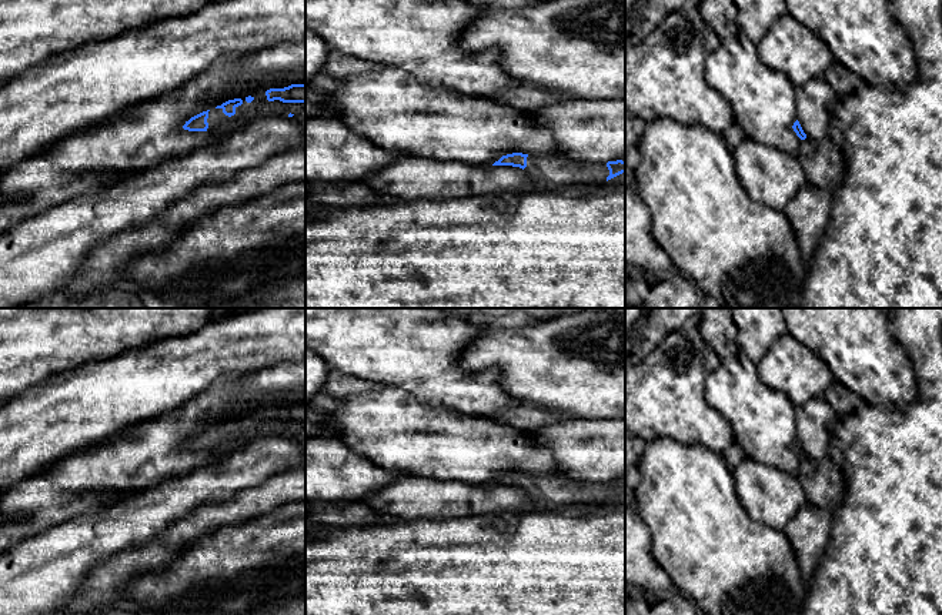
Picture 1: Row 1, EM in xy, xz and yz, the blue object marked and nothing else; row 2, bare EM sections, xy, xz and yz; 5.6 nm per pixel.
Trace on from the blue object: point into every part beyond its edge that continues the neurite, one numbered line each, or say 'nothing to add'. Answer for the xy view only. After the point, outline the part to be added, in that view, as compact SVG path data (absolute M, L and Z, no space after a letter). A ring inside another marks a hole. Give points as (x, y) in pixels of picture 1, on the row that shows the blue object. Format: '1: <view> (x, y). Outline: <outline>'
1: xy (247, 113). Outline: M265 93L254 96L251 103L245 101L245 97L241 98L243 104L236 107L236 114L238 120L233 124L228 123L228 116L223 113L223 108L211 108L208 111L208 131L213 131L217 137L217 141L223 137L228 136L231 131L245 128L257 118L264 118L270 116L284 116L288 117L288 110L271 110L271 111L261 111L260 107L264 106L268 100Z

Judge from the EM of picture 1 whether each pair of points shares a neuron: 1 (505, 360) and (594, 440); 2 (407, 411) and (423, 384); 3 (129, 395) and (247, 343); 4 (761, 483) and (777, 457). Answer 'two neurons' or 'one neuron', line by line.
1: two neurons
2: two neurons
3: one neuron
4: two neurons

